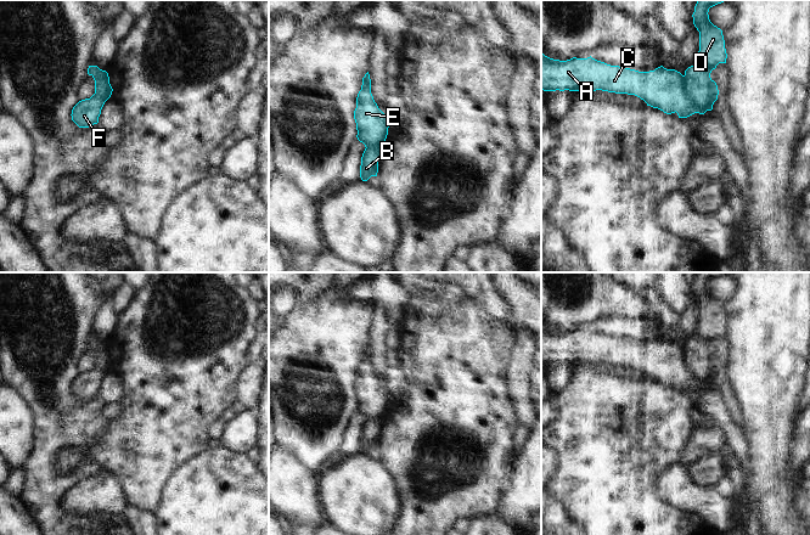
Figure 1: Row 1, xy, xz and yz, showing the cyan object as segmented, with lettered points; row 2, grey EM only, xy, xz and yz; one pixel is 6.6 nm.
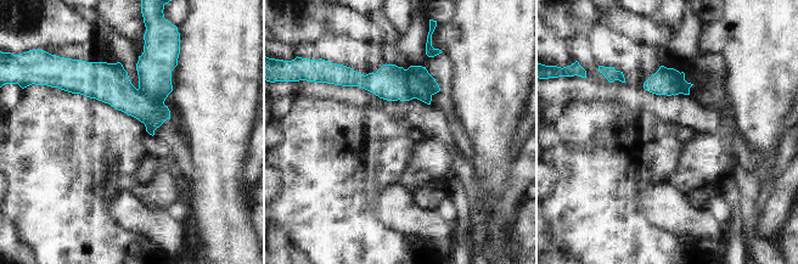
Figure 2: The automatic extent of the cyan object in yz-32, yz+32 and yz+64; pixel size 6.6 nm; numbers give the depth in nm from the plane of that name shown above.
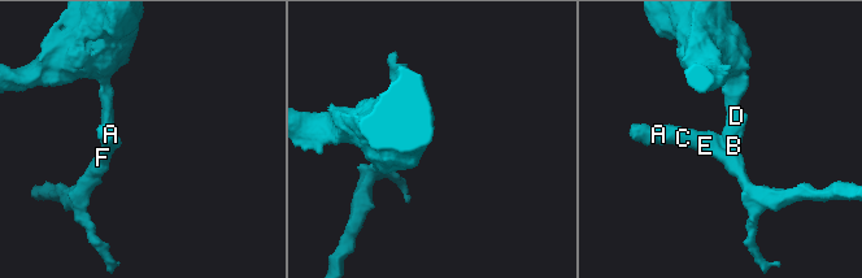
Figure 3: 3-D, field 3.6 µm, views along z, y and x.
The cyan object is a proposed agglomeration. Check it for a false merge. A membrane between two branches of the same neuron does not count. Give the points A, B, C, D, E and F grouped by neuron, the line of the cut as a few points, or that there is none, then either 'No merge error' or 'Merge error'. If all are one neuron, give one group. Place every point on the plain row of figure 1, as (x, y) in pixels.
Groups: A C E F / B D. Split along yz (682, 348), (687, 370), (698, 381), (706, 383). Merge error.

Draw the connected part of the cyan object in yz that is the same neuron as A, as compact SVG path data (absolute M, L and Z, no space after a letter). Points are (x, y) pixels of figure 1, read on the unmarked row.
M541 325L541 362L602 362L635 367L647 378L658 381L666 387L676 384L679 390L705 385L688 371L684 348L663 338L654 343L639 344L607 337L591 328L559 333Z

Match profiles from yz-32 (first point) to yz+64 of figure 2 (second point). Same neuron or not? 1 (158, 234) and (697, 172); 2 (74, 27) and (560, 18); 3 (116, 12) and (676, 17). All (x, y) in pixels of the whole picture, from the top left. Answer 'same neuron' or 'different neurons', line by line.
1: different neurons
2: same neuron
3: same neuron

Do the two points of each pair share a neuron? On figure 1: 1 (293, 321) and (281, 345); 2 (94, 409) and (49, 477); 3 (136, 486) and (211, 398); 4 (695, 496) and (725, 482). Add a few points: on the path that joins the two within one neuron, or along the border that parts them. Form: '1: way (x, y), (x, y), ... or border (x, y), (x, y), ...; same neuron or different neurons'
1: way (293, 327), (293, 333), (287, 339); same neuron
2: way (77, 426), (49, 454), (49, 460); same neuron
3: way (142, 462), (142, 459), (186, 415); same neuron
4: border (713, 485), (724, 497), (731, 501); different neurons

